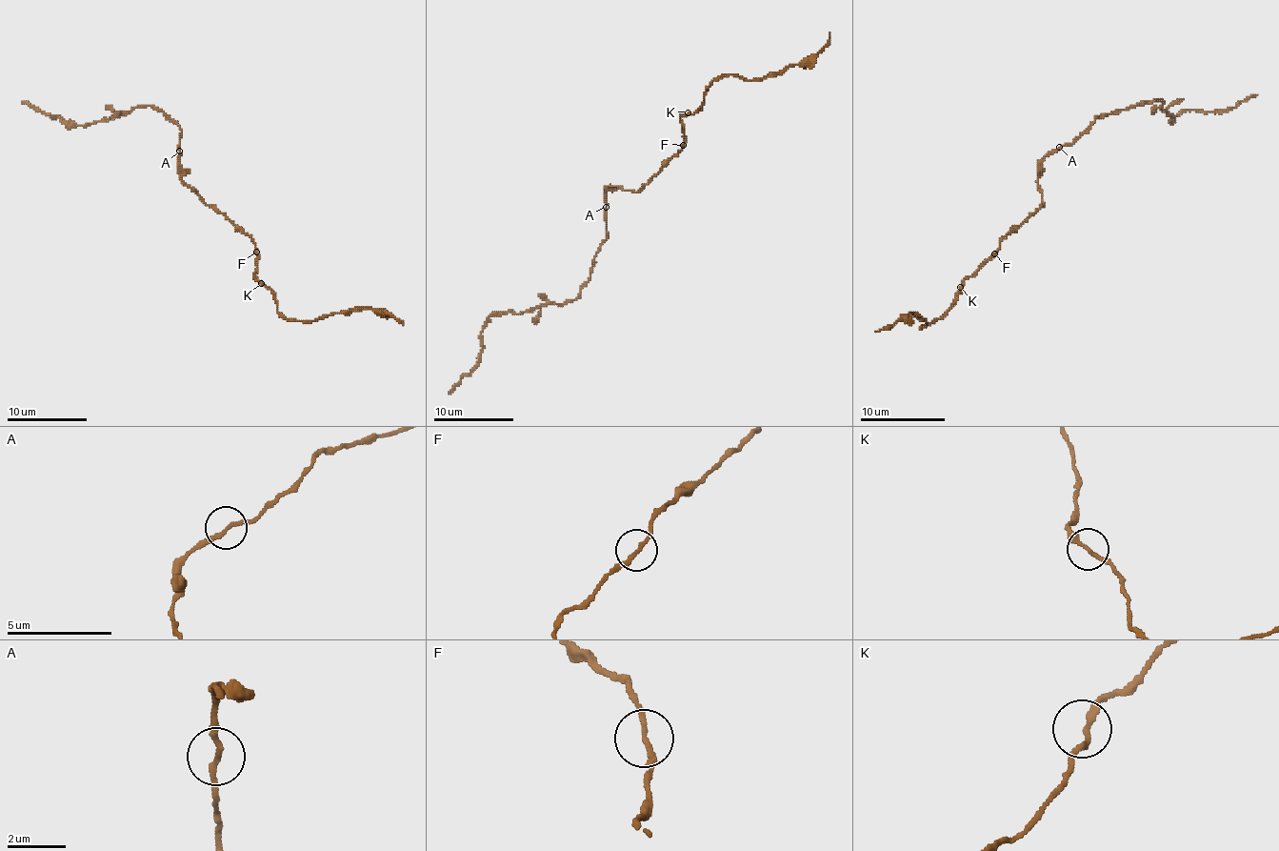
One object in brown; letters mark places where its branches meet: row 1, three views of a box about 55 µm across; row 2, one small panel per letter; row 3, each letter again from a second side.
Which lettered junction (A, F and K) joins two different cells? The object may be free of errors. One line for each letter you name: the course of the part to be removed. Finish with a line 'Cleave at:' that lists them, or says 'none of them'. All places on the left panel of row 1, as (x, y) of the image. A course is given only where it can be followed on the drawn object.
Cleave at: none of them

